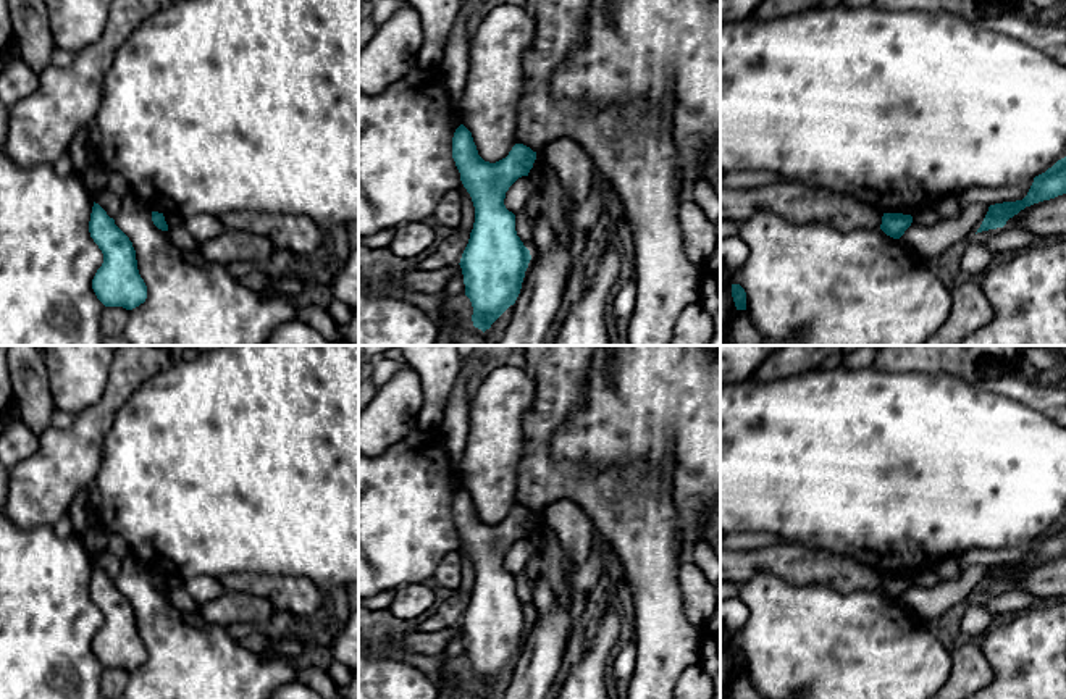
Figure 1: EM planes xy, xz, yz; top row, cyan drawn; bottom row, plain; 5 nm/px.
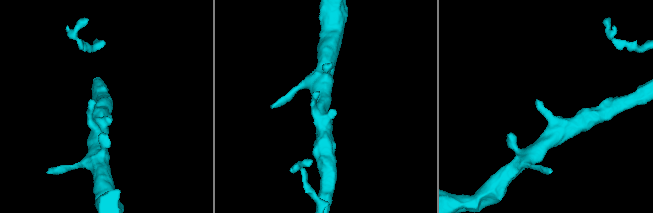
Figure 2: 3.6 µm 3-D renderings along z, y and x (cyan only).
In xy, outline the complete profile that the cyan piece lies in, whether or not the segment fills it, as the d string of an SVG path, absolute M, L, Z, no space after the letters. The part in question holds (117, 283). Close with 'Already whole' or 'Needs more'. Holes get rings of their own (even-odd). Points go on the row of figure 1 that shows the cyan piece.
M94 202L89 232L103 253L92 289L105 307L132 310L145 302L147 286L139 274L136 250L115 220Z. Already whole

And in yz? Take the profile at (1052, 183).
M1066 157L1058 160L1045 173L1035 176L1027 195L1022 200L990 205L977 232L1003 228L1009 218L1026 207L1063 194L1066 194Z. Already whole

